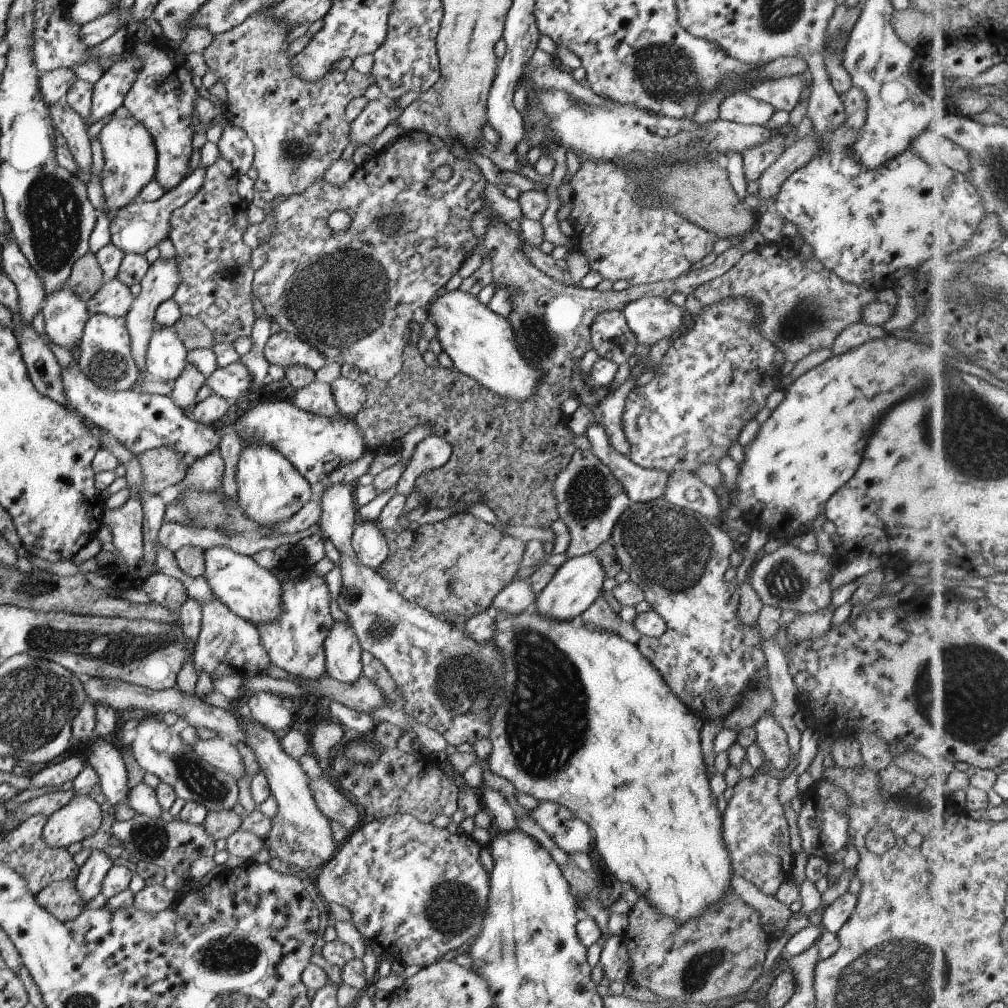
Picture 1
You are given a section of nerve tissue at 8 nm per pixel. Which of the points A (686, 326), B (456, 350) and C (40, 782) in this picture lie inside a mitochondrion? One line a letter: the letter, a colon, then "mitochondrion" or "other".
A: other
B: other
C: other

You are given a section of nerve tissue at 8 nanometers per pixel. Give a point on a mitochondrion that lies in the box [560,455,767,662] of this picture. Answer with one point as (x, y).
(671, 550)

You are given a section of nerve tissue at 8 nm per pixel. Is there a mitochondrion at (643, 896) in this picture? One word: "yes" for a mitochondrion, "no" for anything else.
no

